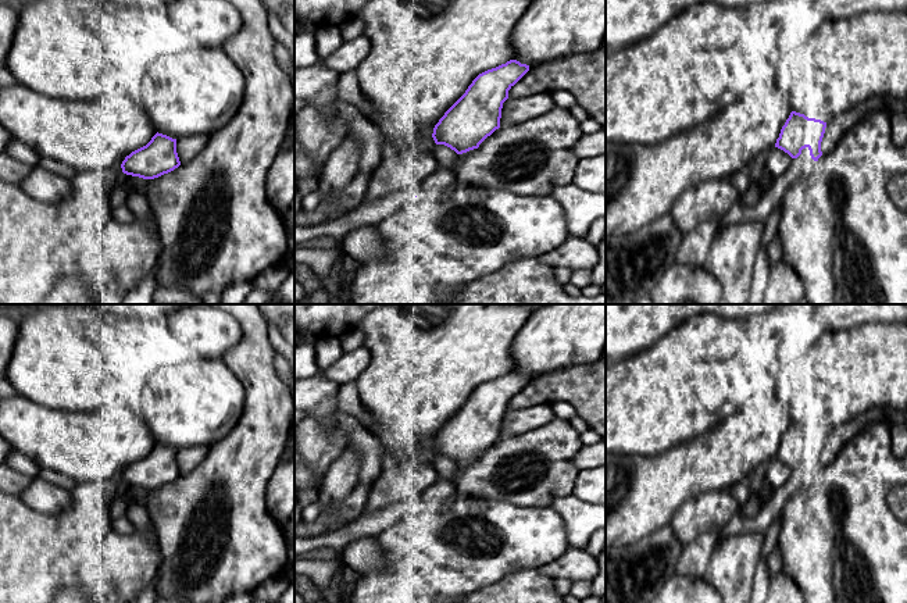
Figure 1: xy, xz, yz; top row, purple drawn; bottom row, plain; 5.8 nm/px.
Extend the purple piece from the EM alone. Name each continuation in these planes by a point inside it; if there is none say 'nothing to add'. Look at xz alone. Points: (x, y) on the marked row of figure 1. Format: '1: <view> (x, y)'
nothing to add

